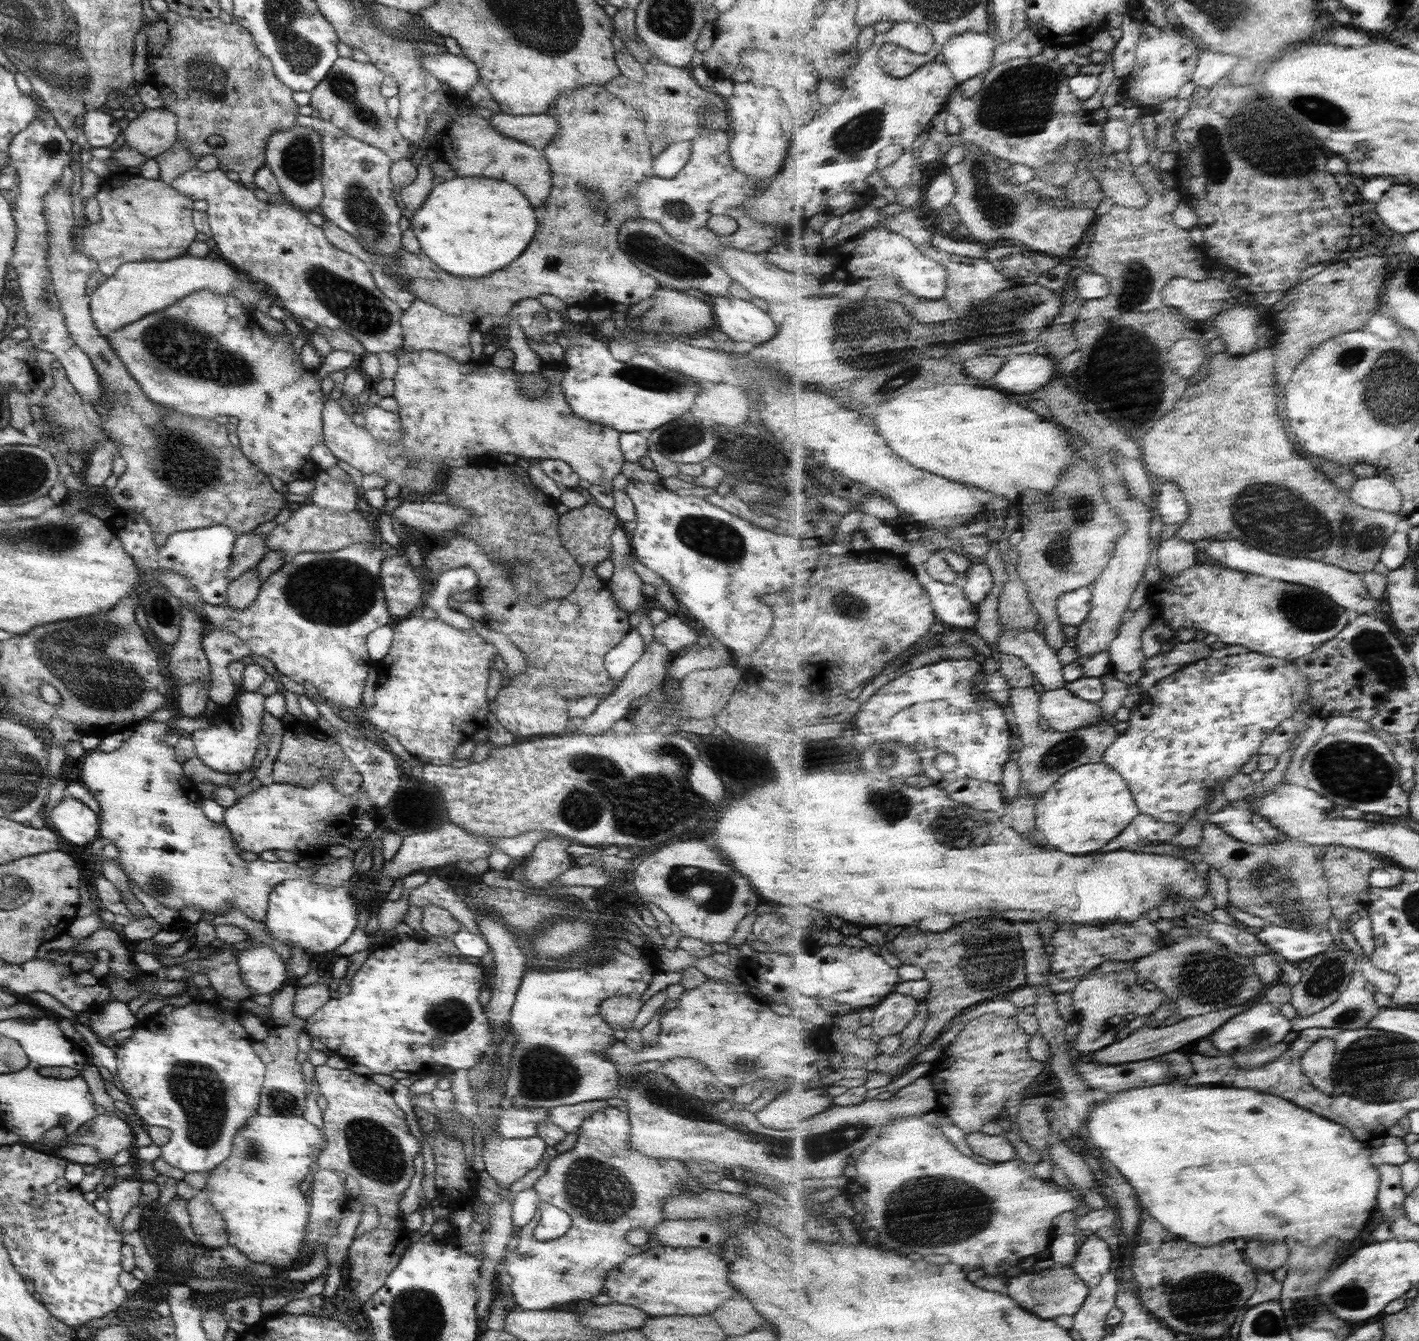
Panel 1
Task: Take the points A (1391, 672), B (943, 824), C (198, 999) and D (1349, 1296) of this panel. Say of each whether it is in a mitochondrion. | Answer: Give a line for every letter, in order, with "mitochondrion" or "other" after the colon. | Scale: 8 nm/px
A: mitochondrion
B: mitochondrion
C: other
D: mitochondrion

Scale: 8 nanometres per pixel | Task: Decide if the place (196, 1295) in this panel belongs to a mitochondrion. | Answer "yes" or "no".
no

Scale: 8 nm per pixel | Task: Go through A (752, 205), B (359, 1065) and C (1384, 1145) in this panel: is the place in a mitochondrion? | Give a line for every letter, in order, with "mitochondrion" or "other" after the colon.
A: other
B: other
C: other

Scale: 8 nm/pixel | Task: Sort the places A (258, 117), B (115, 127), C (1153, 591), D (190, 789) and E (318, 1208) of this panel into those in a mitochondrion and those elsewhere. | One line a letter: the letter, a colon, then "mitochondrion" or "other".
A: other
B: other
C: other
D: other
E: other

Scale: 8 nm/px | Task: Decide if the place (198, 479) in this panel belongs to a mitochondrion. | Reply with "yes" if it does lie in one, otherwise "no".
yes

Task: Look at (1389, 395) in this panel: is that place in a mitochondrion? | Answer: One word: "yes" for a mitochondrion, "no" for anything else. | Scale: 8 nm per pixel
yes

